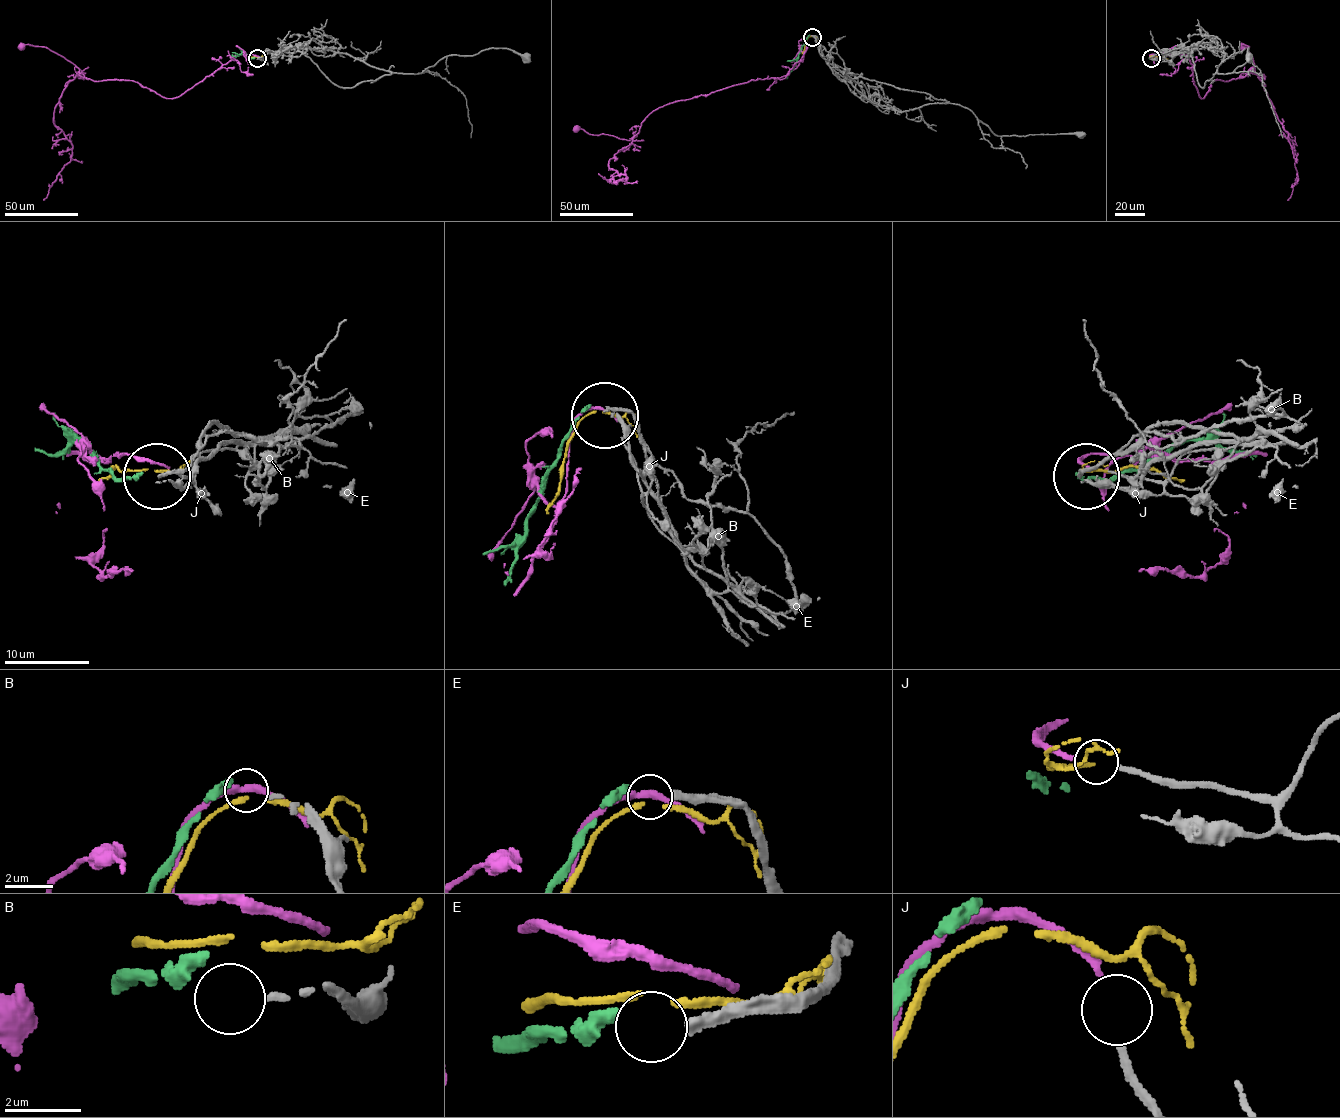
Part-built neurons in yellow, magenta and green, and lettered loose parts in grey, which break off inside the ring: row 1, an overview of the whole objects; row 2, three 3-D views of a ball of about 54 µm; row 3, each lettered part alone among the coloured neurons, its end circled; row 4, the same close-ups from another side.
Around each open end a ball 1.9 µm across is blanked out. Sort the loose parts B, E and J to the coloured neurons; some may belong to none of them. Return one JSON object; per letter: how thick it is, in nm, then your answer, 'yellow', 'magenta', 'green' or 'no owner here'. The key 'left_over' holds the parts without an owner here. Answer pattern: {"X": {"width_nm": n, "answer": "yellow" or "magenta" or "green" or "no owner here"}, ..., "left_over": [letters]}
{"B": {"width_nm": 150, "answer": "no owner here"}, "E": {"width_nm": 280, "answer": "green"}, "J": {"width_nm": 200, "answer": "magenta"}, "left_over": ["B"]}

